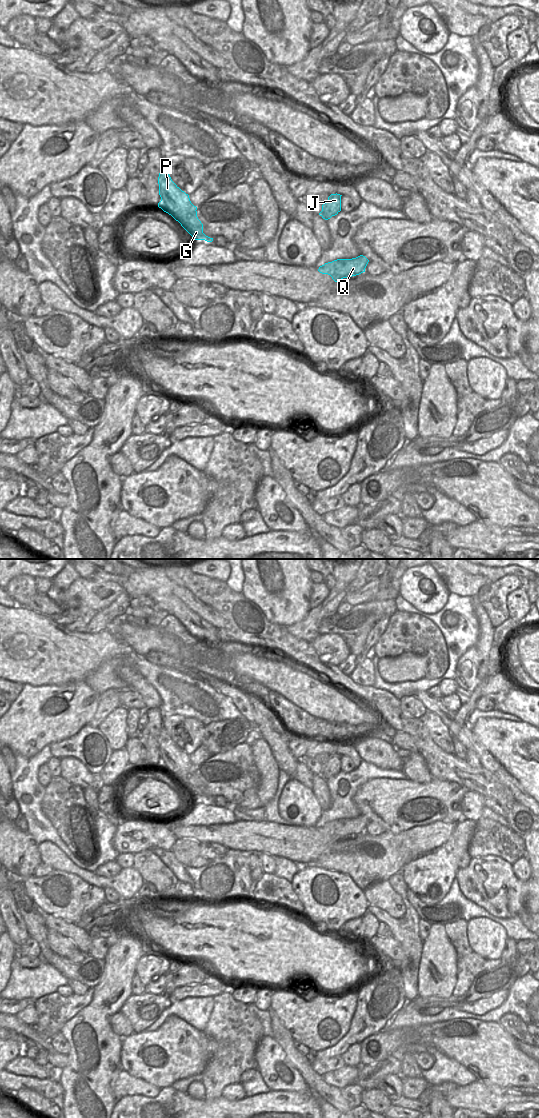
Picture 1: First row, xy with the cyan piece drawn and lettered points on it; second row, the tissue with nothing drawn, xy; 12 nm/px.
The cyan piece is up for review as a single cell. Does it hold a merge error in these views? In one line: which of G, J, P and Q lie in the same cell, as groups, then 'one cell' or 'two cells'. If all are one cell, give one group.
G J Q / P; two cells

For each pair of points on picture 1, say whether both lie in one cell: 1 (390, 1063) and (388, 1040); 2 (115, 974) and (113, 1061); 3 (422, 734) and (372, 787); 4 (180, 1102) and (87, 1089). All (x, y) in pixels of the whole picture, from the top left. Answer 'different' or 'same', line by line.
1: different
2: same
3: different
4: different

